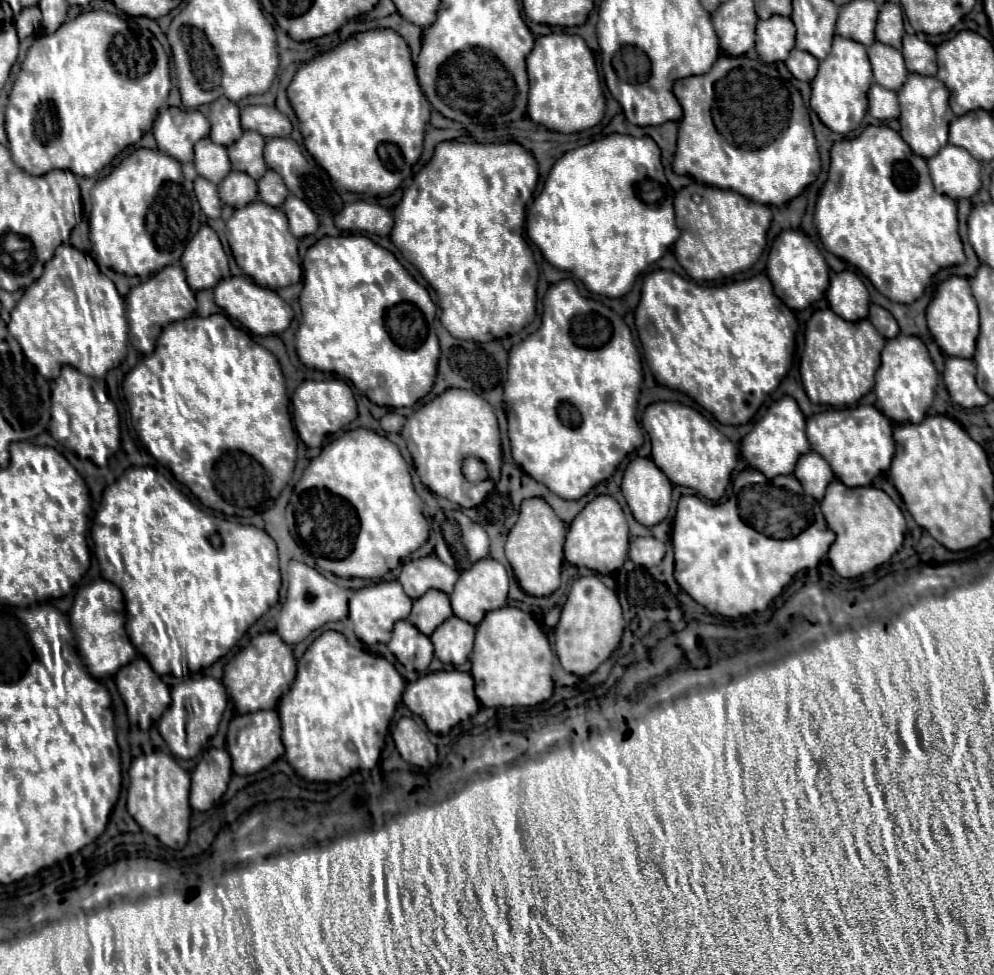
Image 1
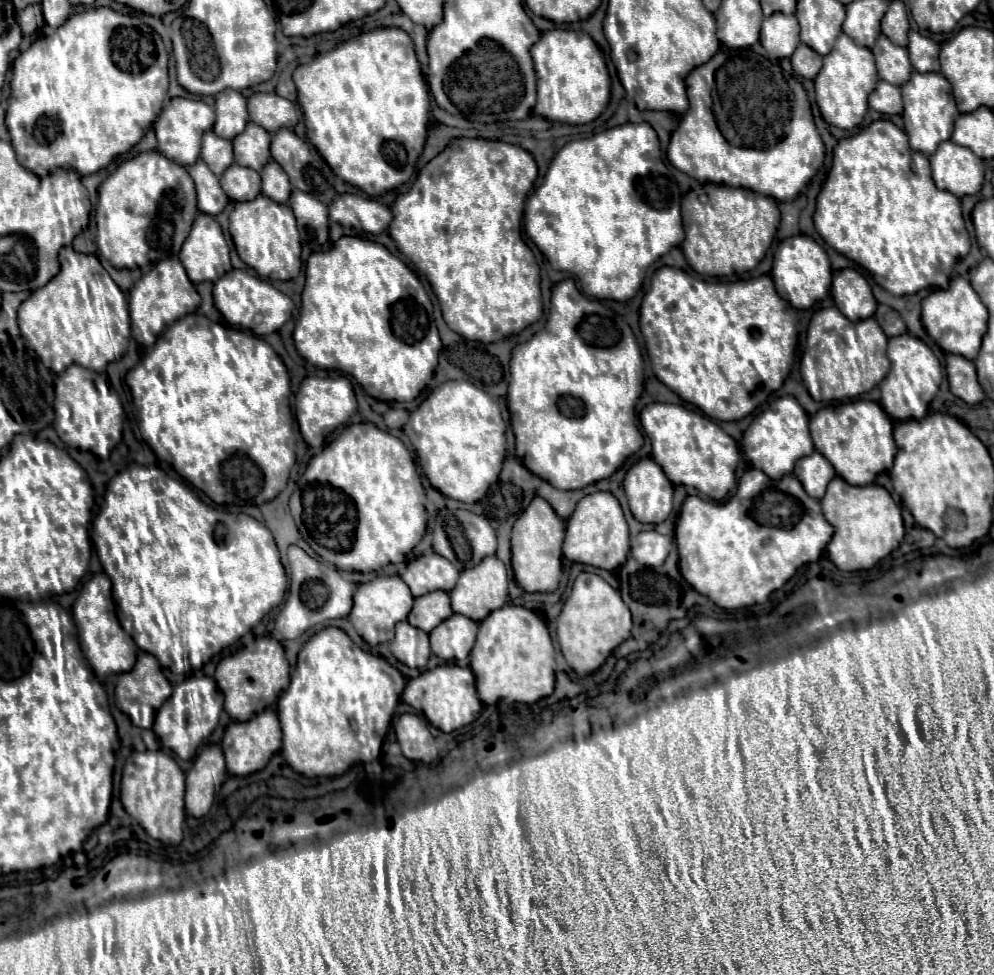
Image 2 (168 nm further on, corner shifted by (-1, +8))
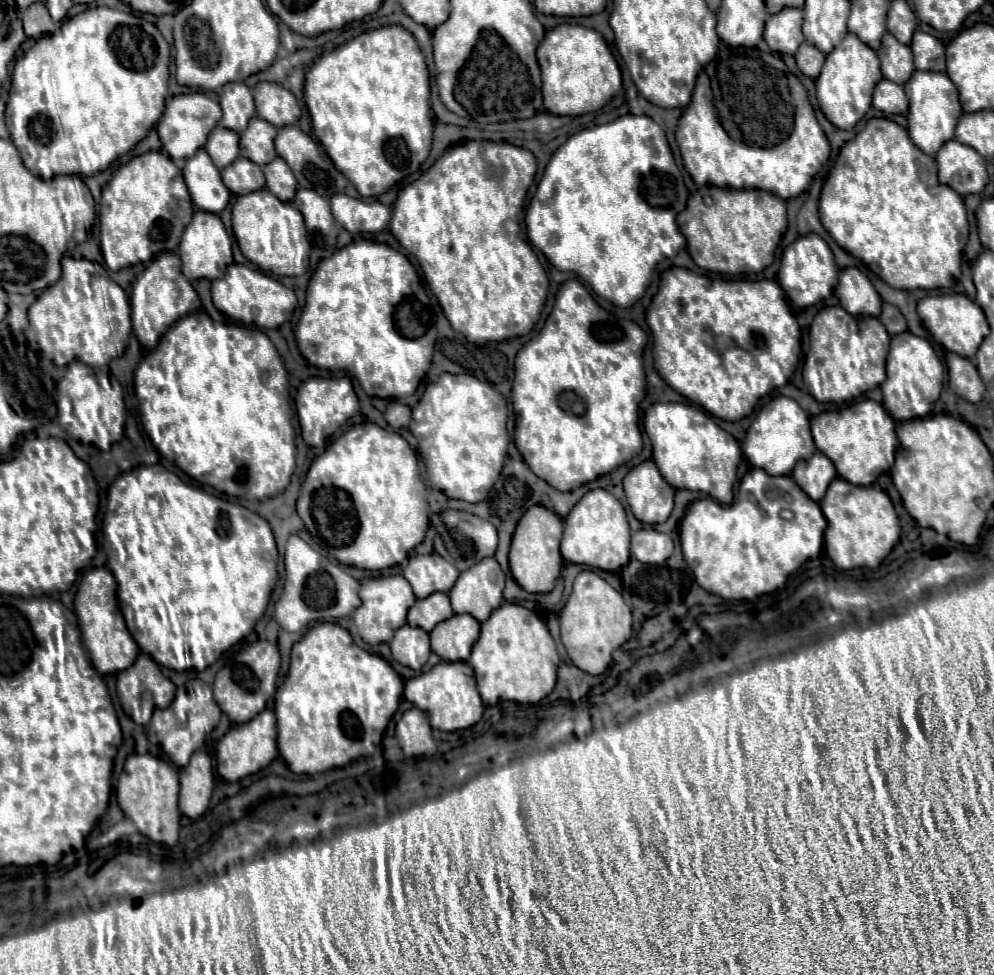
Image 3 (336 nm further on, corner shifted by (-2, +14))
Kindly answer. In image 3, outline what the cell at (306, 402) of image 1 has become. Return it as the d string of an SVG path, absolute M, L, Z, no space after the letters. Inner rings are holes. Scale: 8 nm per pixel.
M347 375L343 377L311 377L301 383L295 397L295 407L303 431L305 443L311 447L325 447L325 441L359 411L359 399L353 391L353 383Z

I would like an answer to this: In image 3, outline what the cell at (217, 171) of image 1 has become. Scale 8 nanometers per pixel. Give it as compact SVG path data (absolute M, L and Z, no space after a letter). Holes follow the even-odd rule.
M217 125L209 135L205 149L211 155L217 169L223 169L239 157L239 135L231 129L221 129L221 125Z

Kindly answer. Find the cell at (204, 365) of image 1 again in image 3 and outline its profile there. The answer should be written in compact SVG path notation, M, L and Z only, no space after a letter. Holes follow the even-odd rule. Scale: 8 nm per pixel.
M205 311L189 313L181 317L177 323L169 327L169 331L161 337L159 345L139 363L135 369L135 395L139 401L139 411L141 411L141 425L157 451L173 461L181 471L185 471L189 477L195 481L213 487L219 493L241 497L241 499L267 499L277 495L289 485L291 473L295 469L295 432L291 424L293 407L291 405L289 391L287 391L287 371L283 367L283 361L269 341L269 337L253 327L239 327L239 325L225 325L225 323L213 323L213 319Z

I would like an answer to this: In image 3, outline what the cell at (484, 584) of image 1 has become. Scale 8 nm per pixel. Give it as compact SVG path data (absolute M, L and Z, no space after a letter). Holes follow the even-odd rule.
M485 557L477 565L463 571L449 591L455 613L469 613L477 621L485 621L503 601L505 573L495 557Z

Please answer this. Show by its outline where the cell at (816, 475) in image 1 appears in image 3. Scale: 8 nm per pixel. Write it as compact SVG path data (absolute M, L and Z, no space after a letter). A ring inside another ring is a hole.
M819 451L809 459L797 461L793 469L793 479L797 481L797 485L817 503L825 495L825 489L829 487L829 481L833 481L833 477L837 477L835 465Z

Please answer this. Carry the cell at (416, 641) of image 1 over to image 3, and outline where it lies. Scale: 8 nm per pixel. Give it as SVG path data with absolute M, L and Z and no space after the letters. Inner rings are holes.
M407 623L401 625L401 629L397 629L389 645L393 659L415 671L419 671L427 663L427 657L431 653L429 633L421 627L411 627Z

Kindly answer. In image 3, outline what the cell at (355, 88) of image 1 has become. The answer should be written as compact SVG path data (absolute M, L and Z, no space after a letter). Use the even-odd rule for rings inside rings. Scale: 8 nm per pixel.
M387 25L387 27L379 27L379 29L373 29L373 31L367 31L367 33L361 33L359 37L351 39L349 43L333 49L333 51L327 51L323 53L311 67L309 71L305 73L305 103L307 103L307 109L309 109L309 103L311 103L311 125L313 125L313 133L315 137L321 141L321 145L325 147L327 155L331 157L331 161L335 163L335 167L357 187L357 191L363 195L363 197L377 197L381 193L385 193L387 189L391 189L397 181L401 181L403 177L415 173L421 163L427 159L429 155L429 149L431 149L431 133L433 133L433 113L431 113L431 103L429 103L429 71L427 71L427 65L425 65L425 57L415 41L415 37L401 25Z

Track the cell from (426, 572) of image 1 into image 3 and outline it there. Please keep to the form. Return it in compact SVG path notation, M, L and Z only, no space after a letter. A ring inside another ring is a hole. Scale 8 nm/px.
M429 553L429 555L409 557L403 577L413 587L415 597L421 599L435 591L449 593L449 589L455 585L459 577L459 571L449 561L445 561L441 555Z

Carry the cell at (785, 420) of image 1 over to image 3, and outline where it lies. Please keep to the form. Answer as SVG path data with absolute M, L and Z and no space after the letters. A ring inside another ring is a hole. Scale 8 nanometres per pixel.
M785 395L775 397L759 411L755 421L747 429L743 453L753 467L765 469L769 475L791 475L793 465L801 457L811 457L815 453L815 443L809 429L809 415L799 407L795 399Z

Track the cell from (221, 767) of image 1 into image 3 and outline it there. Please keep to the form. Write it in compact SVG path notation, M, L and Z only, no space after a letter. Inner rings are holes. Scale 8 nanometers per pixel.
M205 749L193 753L191 763L179 771L179 777L181 777L179 809L183 815L197 819L207 809L215 783L211 755Z

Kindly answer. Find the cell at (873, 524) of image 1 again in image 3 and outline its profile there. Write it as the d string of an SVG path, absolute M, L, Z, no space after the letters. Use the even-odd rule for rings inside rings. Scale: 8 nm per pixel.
M835 477L819 505L829 523L825 529L825 551L833 559L833 563L841 569L855 569L855 567L875 569L899 541L901 533L899 517L895 513L889 495L877 485L861 487L841 477Z

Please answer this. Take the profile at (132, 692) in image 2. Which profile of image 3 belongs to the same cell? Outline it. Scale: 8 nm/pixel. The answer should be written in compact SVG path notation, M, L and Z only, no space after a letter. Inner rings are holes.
M141 653L131 667L117 674L116 688L127 715L143 711L139 725L149 723L155 707L167 707L176 691L176 686L163 675L160 666L147 653Z

